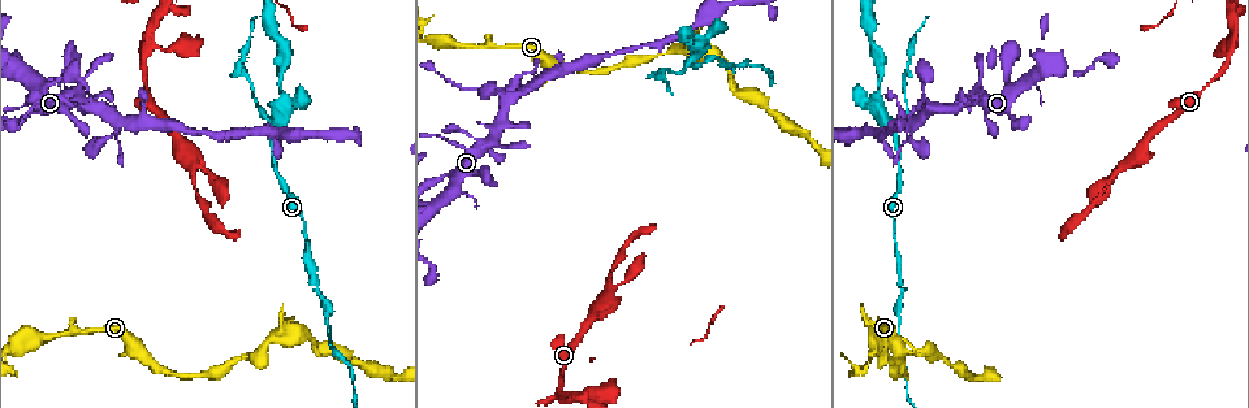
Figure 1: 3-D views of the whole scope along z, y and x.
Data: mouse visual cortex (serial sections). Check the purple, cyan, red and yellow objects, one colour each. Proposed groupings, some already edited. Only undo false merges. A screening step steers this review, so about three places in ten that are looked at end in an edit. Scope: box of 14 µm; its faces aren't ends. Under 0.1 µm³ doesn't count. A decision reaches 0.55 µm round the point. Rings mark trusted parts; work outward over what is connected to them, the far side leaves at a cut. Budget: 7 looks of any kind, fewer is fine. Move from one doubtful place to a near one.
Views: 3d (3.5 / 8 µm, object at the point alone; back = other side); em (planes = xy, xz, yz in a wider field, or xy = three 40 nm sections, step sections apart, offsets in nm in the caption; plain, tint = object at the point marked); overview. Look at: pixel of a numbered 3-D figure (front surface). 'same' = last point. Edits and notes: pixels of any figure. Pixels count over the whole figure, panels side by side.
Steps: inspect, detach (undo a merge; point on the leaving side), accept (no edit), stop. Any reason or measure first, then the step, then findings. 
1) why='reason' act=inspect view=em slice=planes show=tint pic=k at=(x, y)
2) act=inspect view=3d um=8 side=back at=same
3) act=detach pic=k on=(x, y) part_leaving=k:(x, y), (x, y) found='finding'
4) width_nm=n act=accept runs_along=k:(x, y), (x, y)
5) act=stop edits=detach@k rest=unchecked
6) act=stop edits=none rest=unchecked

why='abrupt turn' act=inspect view=3d um=3.5 pic=1 at=(106, 137)

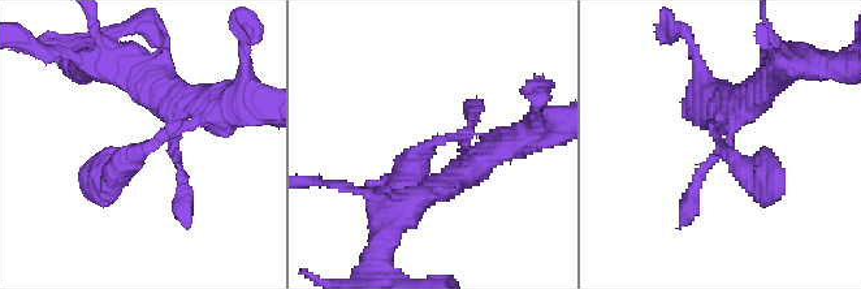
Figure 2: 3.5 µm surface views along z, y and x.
act=inspect view=em slice=planes show=tint pic=2 at=(720, 147)

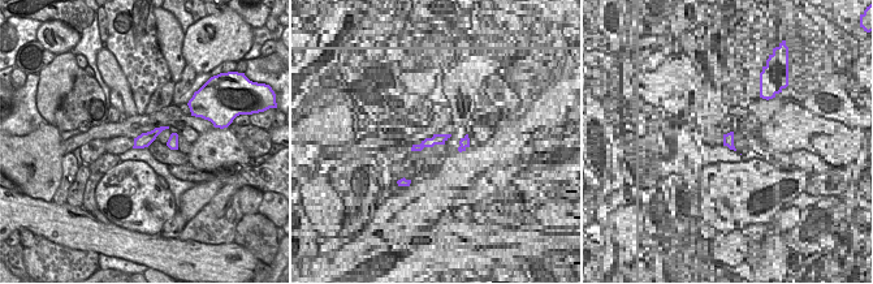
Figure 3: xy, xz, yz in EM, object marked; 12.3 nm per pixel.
width_nm=180 act=accept runs_along=2:(174, 98), (174, 138), (90, 186) found='one cell here'

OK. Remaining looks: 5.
why='three arms meet' act=inspect view=3d um=3.5 pic=1 at=(691, 60)

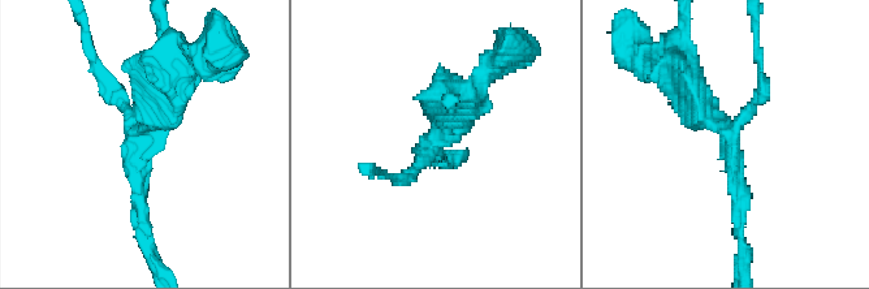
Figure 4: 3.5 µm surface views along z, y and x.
arms=3 arm_widths_nm=150,200,400 why='now the EM' act=inspect view=em slice=planes show=tint pic=4 at=(734, 139)

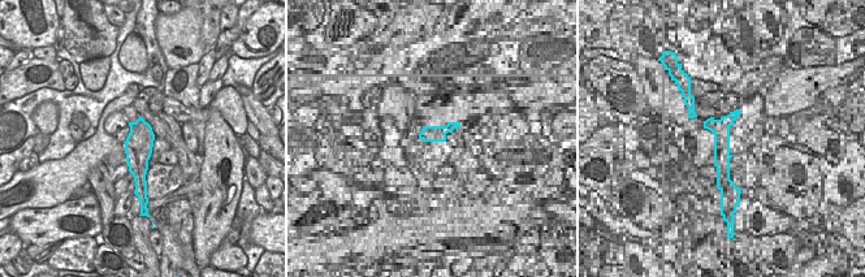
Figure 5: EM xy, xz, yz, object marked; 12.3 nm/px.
why='cut it another way' act=inspect view=em slice=xy step=5 show=tint at=same

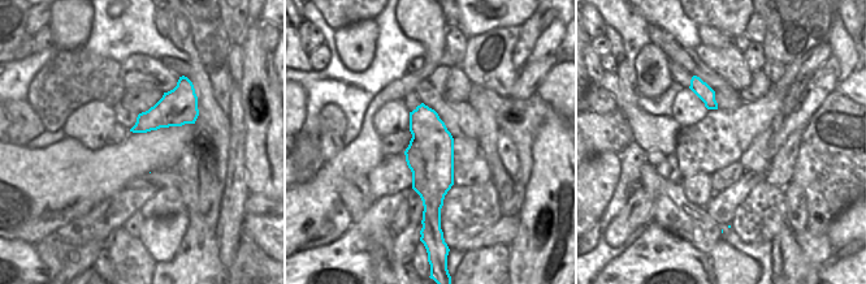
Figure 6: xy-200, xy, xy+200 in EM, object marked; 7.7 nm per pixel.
width_nm=360 act=accept runs_along=4:(739, 225), (731, 137), (686, 77) found='all the same cell'

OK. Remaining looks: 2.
why='thin neck' act=inspect view=3d um=8 pic=1 at=(149, 46)

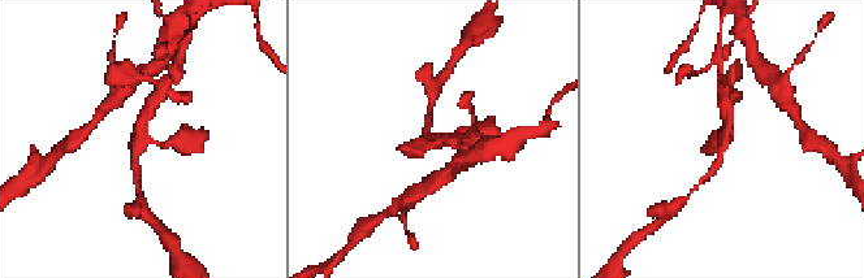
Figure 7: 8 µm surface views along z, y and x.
why='now the EM' act=inspect view=em slice=xy step=1 show=tint pic=7 at=(142, 144)

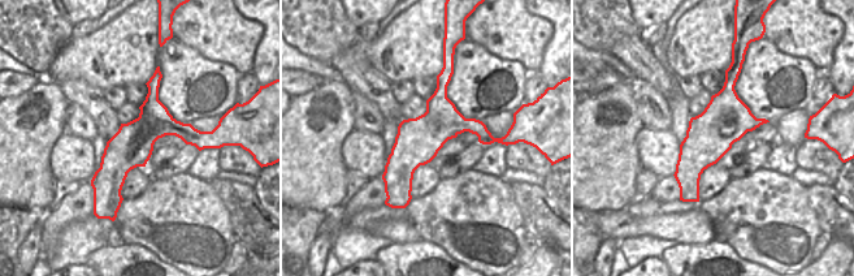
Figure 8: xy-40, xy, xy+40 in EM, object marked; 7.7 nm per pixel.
arms=3 arm_widths_nm=150,200,250 act=accept runs_along=8:(446, 72), (403, 201) found='one cell here'

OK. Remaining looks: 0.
act=stop edits=none rest=unchecked

